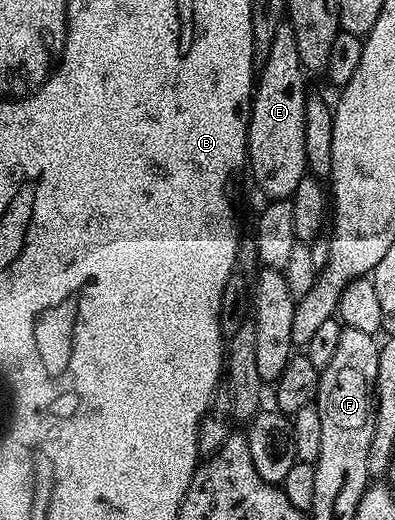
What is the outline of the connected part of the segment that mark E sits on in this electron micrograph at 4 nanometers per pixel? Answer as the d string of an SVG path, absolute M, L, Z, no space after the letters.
M282 26L278 29L278 33L274 36L274 45L270 45L270 57L266 57L266 65L259 68L258 78L254 83L254 94L252 97L252 116L248 118L248 161L247 166L252 167L252 175L256 178L256 183L262 190L268 194L269 200L287 199L291 200L294 189L298 189L298 181L302 181L306 177L308 171L308 162L306 161L306 133L304 132L304 100L306 98L306 90L304 91L304 78L306 72L304 66L300 63L298 57L298 41L294 37L294 29L290 26Z

